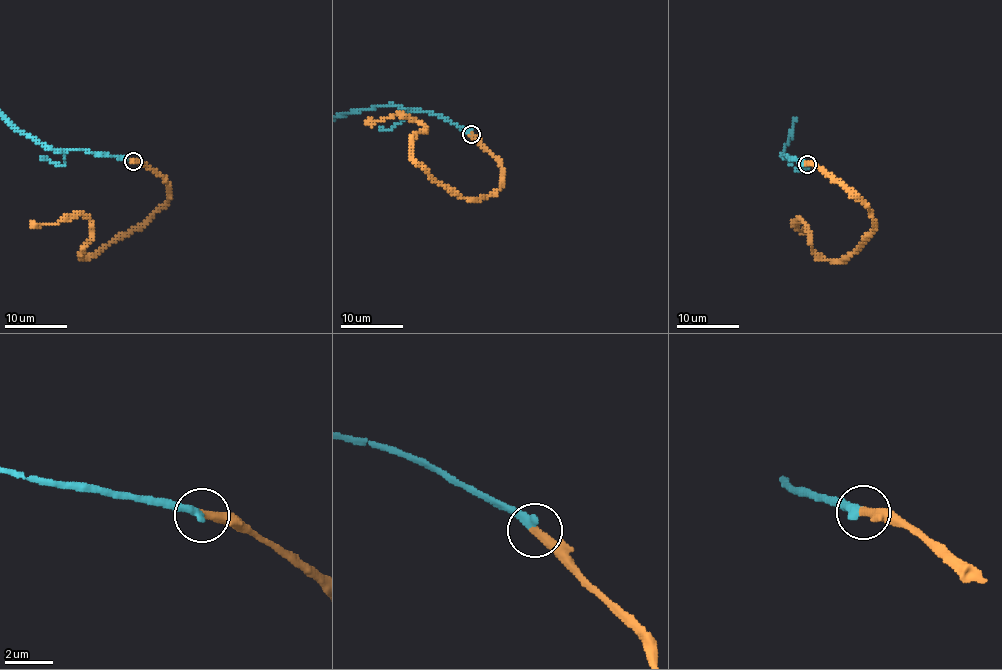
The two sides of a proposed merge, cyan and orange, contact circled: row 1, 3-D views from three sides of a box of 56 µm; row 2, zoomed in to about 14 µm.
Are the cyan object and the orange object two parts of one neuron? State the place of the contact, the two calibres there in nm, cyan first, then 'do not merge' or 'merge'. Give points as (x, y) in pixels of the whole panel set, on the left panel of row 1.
at (133, 161); 400 nm thick on the cyan side, 400 nm on the other; merge

